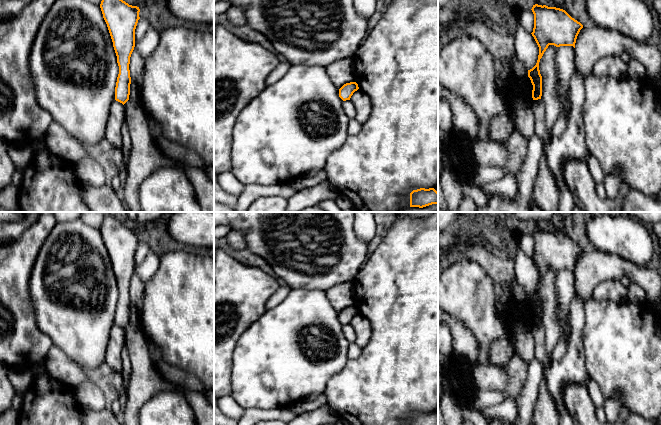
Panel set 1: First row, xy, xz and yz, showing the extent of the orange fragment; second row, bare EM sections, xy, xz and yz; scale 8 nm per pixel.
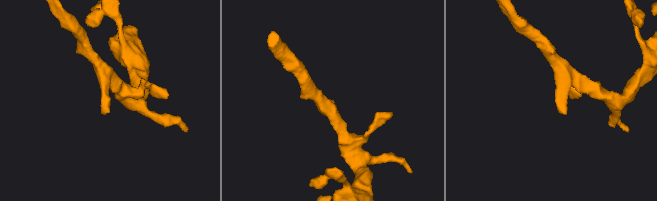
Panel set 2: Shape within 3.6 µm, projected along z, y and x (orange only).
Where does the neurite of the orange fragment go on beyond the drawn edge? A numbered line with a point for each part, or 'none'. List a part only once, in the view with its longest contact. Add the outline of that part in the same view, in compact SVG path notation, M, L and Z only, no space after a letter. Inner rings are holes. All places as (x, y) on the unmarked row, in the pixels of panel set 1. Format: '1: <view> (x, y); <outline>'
none

